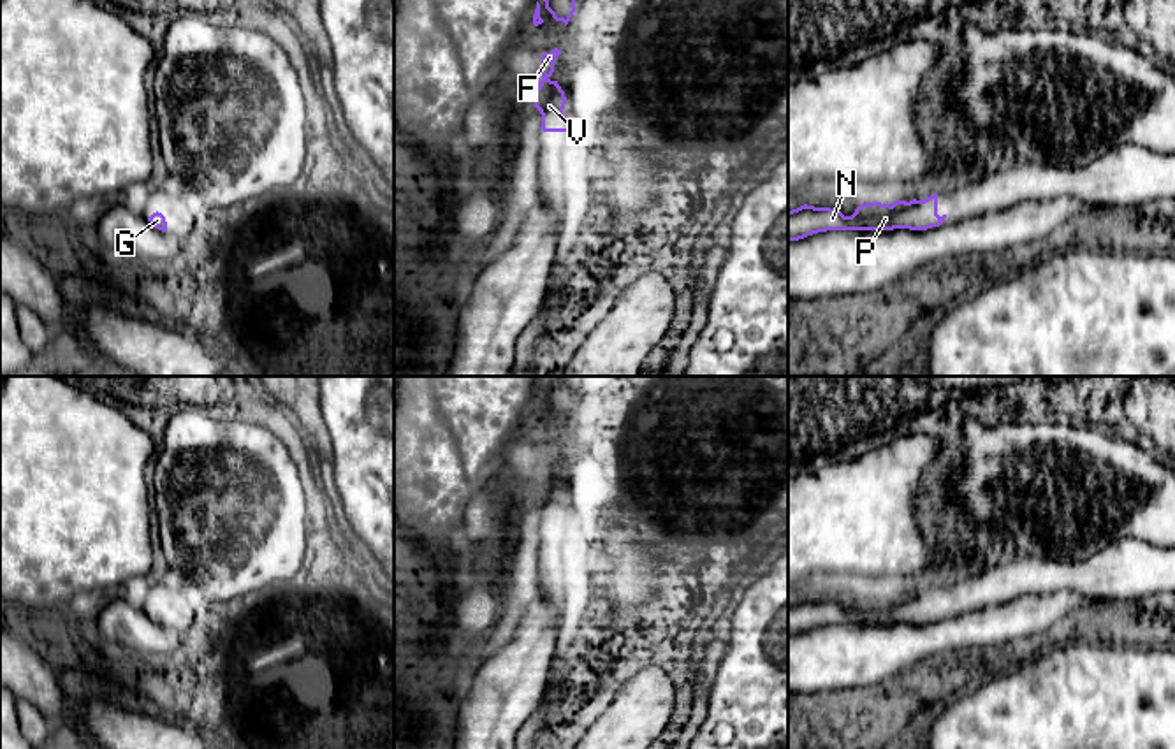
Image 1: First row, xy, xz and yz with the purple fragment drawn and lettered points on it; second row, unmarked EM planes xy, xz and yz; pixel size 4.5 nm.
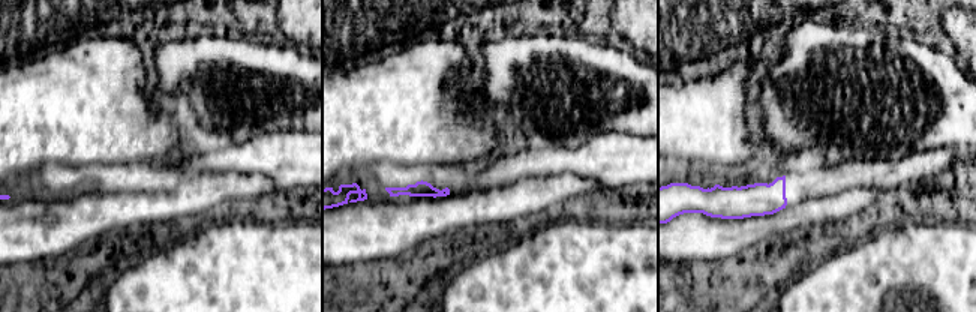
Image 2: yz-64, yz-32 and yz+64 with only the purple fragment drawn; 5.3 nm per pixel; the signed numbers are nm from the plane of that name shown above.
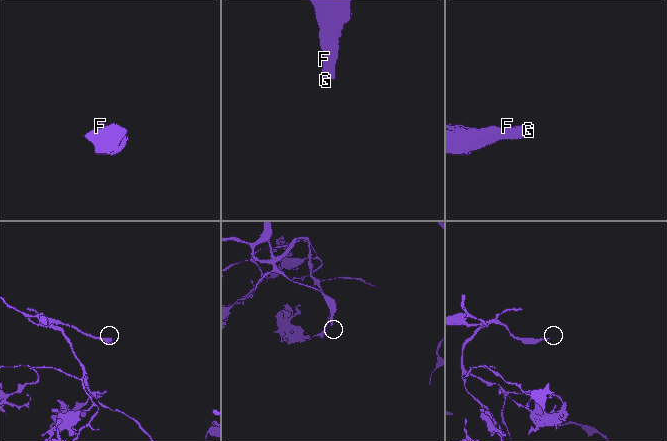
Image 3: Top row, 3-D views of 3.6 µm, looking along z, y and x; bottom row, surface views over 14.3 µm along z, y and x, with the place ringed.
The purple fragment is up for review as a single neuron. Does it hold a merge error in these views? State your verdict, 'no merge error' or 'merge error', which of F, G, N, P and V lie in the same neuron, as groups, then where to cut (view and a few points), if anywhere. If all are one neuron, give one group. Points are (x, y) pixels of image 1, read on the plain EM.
no merge error | F G N P V | no cut

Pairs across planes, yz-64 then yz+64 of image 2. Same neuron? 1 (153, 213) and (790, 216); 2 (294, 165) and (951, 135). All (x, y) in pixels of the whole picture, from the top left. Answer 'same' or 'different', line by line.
1: same
2: different

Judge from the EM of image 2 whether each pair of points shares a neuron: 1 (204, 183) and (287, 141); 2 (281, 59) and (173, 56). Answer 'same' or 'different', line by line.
1: different
2: same

